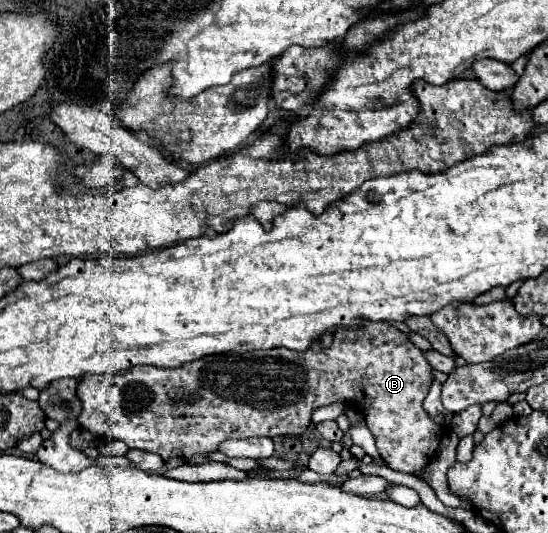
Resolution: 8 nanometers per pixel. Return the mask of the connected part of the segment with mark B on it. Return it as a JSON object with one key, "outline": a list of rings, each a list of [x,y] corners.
{"outline":[[[366,321],[362,329],[338,329],[330,349],[322,349],[314,343],[308,351],[270,349],[254,353],[224,353],[202,357],[194,363],[186,363],[178,369],[158,369],[150,365],[138,365],[126,373],[118,373],[112,379],[108,375],[86,375],[78,385],[78,397],[82,401],[82,413],[78,423],[82,429],[98,437],[112,437],[124,441],[128,449],[142,449],[168,461],[180,457],[190,461],[198,453],[210,453],[218,449],[218,443],[226,439],[248,437],[300,437],[312,423],[312,413],[318,407],[332,403],[352,403],[358,407],[376,439],[376,447],[388,467],[402,473],[414,473],[422,469],[436,453],[444,427],[430,419],[422,401],[434,381],[432,367],[422,357],[422,351],[390,323]]]}

